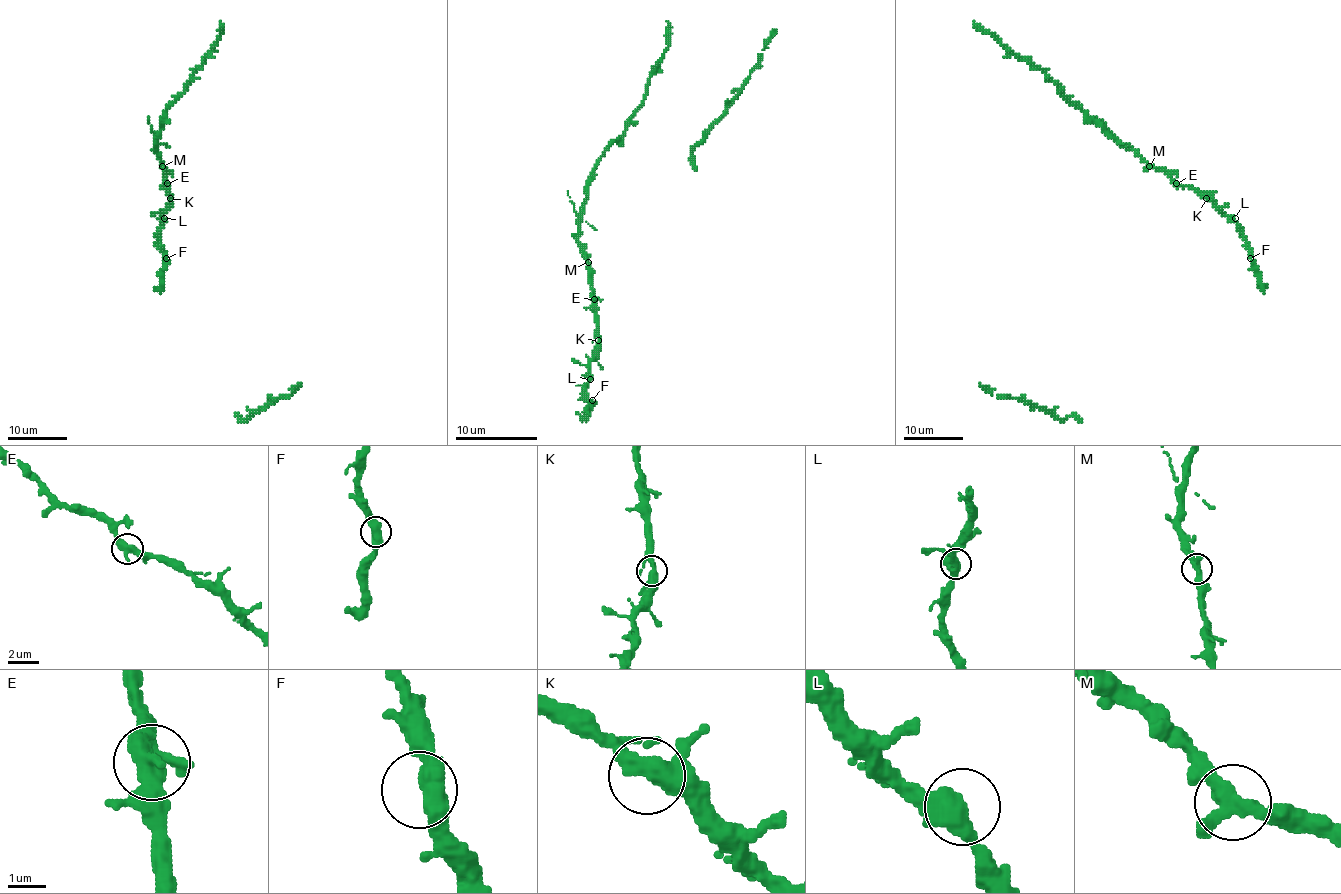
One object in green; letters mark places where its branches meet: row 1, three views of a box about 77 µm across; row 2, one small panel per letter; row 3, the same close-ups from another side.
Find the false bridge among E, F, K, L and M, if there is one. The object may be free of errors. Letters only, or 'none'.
none

